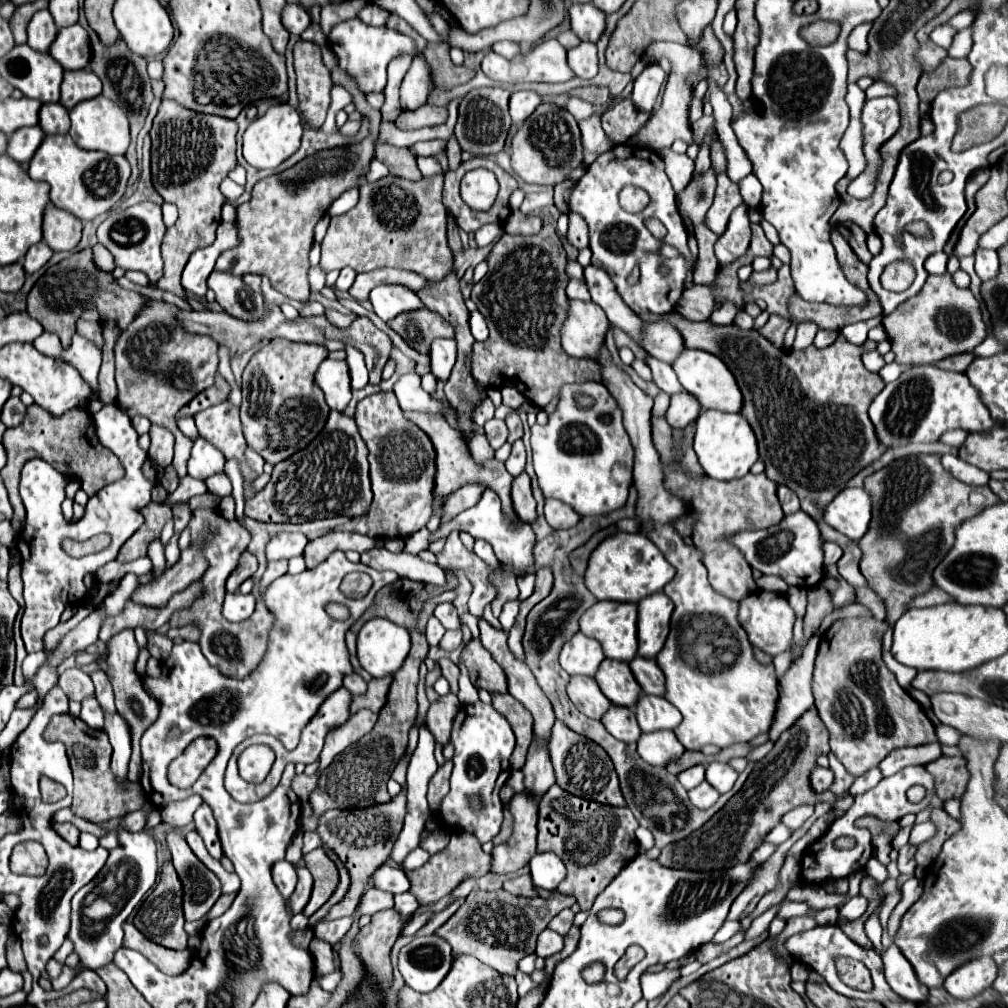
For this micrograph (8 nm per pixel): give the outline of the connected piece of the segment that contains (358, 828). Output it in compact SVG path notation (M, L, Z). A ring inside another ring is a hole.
M402 791L390 803L384 803L384 805L372 805L366 809L350 809L350 811L330 809L322 813L322 817L318 817L318 827L316 827L318 837L322 837L322 843L338 855L340 863L348 869L348 875L350 875L348 893L338 905L334 905L328 911L328 915L322 921L332 921L354 913L356 903L362 897L370 875L388 859L390 847L398 837L398 833L402 831L404 815L406 815L406 791Z

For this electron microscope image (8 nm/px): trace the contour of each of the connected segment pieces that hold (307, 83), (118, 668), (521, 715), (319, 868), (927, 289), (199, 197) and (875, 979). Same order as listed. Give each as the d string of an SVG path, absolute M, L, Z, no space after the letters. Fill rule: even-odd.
M300 39L294 45L294 69L296 69L300 111L310 125L320 127L326 119L332 89L330 71L322 63L320 47L312 41Z
M124 629L122 633L114 635L108 643L108 665L110 665L110 683L114 687L114 695L116 695L116 711L120 713L120 717L124 717L130 725L130 735L132 735L132 759L130 759L130 781L138 783L140 781L140 773L142 773L142 759L140 759L140 737L142 733L158 719L158 703L146 695L144 687L142 687L142 679L136 675L134 671L134 663L136 657L140 653L140 647L134 639L134 629Z
M495 693L492 695L492 704L497 711L500 711L510 721L510 727L512 727L516 737L516 745L509 762L513 770L520 770L524 761L526 761L528 745L532 741L534 719L530 717L530 711L518 699L514 699L510 693Z
M321 847L306 853L304 855L304 863L306 863L306 867L310 869L310 873L314 877L312 897L306 903L306 909L302 911L306 917L310 917L334 893L334 889L338 885L338 871L336 871L334 863L330 863L329 857Z
M950 273L930 275L926 279L926 285L922 287L922 291L918 295L910 297L906 303L898 305L890 315L884 315L882 325L884 325L886 333L888 333L890 343L892 343L892 351L896 355L894 361L900 363L900 365L940 361L940 359L950 357L950 355L956 355L956 353L972 351L976 345L980 345L986 339L986 325L982 321L982 313L980 313L978 299L972 295L970 289L956 287Z
M162 99L162 105L158 109L158 115L154 117L154 125L150 131L150 137L152 137L152 185L166 203L174 203L178 207L180 219L166 231L166 237L162 243L164 275L156 283L158 289L172 291L182 297L184 289L180 285L180 275L182 275L190 255L200 247L208 247L216 239L216 227L220 225L220 209L224 203L224 195L220 193L218 185L222 183L222 179L228 177L228 173L238 163L236 161L236 131L238 131L238 125L234 119L196 113L196 111L180 107L178 103L174 103L170 99Z
M822 925L822 927L810 929L810 931L798 933L798 935L794 935L792 939L786 941L786 949L790 951L790 955L792 955L796 961L800 961L800 963L808 965L810 969L814 969L818 975L822 975L822 977L826 979L826 983L828 983L834 991L838 991L838 993L842 993L842 995L846 995L846 997L854 997L854 999L874 999L874 1001L880 1001L880 1003L886 1001L886 999L900 999L898 995L894 995L894 991L892 991L892 989L888 987L888 983L886 983L884 973L882 973L882 959L876 955L876 951L874 951L874 949L864 949L864 947L856 945L850 937L844 935L844 931L842 931L838 925ZM836 957L850 957L850 959L862 961L862 963L870 969L870 973L872 973L872 983L874 983L874 987L872 987L870 991L858 991L858 989L848 987L848 985L838 977Z

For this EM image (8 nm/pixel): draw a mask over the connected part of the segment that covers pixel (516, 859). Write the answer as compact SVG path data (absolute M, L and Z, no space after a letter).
M526 791L516 793L510 801L510 813L514 815L514 833L508 843L494 847L492 871L514 873L522 869L536 853L536 823L538 823L538 801Z

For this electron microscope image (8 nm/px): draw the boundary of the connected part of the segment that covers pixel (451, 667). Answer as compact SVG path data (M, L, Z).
M442 657L440 661L440 669L442 669L442 675L450 681L450 691L452 693L458 693L458 679L460 679L460 669L448 659L448 657Z

